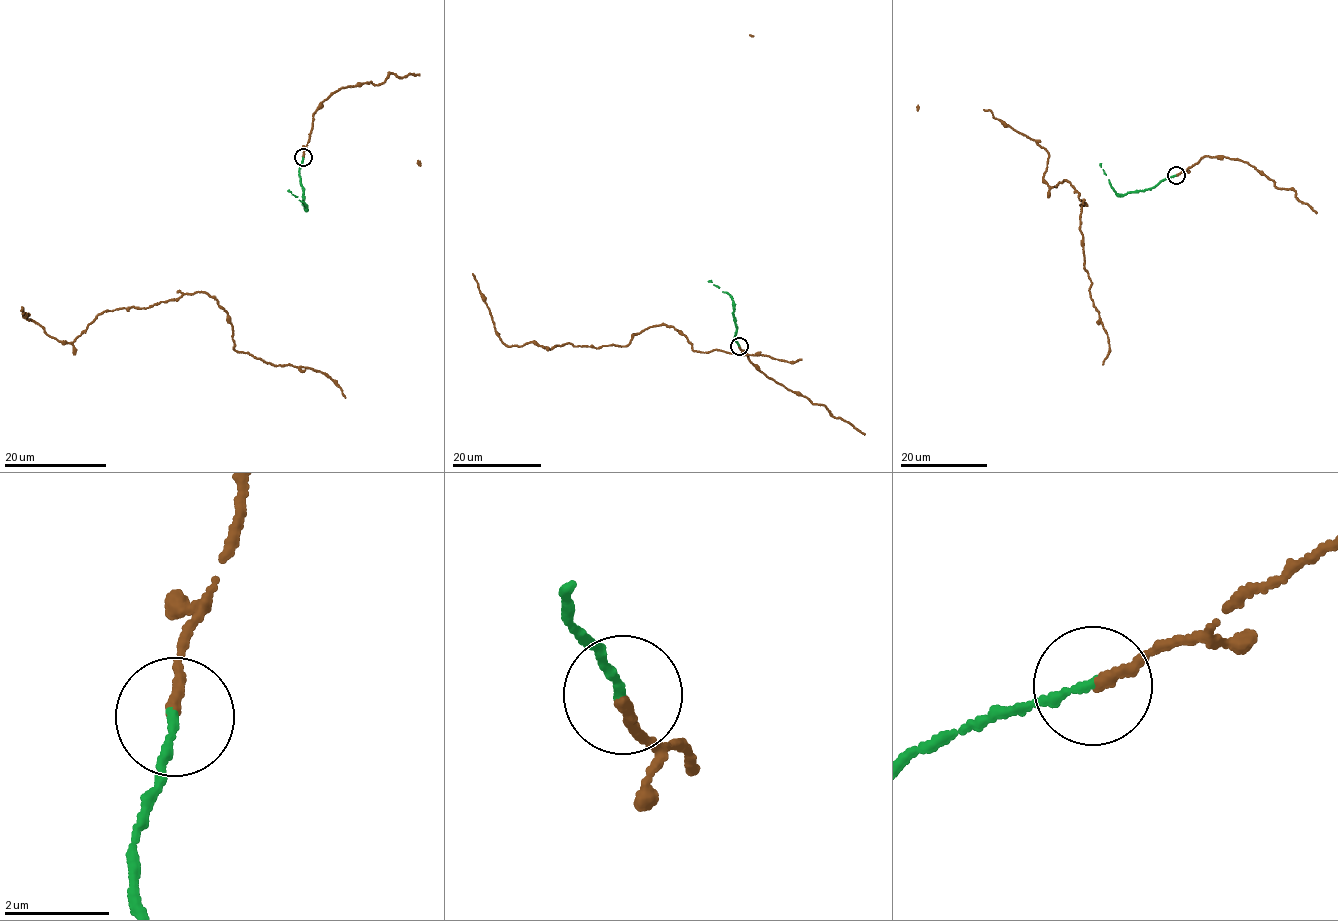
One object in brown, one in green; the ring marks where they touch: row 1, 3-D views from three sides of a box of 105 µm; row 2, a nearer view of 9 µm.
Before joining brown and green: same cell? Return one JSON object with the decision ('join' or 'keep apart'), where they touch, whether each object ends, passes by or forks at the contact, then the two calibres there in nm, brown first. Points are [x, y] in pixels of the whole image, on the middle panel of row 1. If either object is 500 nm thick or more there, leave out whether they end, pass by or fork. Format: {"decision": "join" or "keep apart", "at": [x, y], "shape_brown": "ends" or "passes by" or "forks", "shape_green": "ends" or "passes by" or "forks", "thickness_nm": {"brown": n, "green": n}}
{"decision": "join", "at": [739, 346], "shape_brown": "ends", "shape_green": "ends", "thickness_nm": {"brown": 200, "green": 150}}

